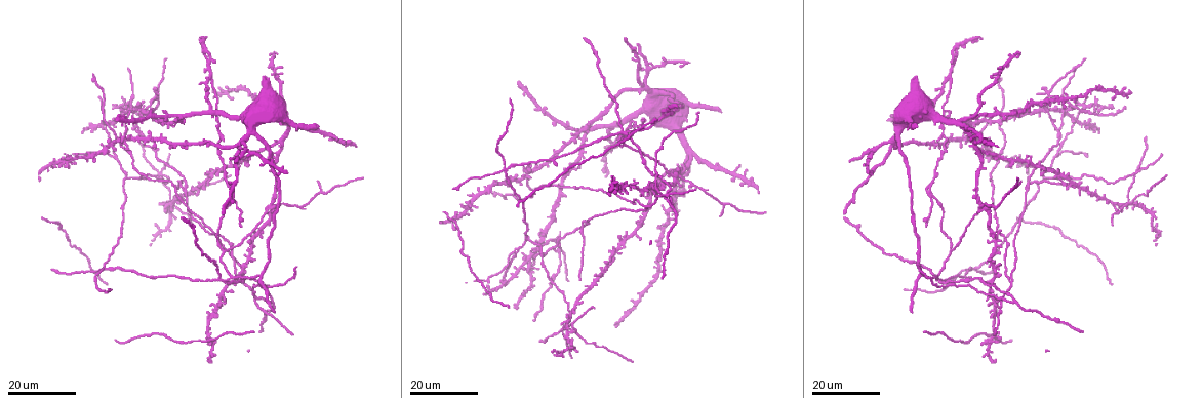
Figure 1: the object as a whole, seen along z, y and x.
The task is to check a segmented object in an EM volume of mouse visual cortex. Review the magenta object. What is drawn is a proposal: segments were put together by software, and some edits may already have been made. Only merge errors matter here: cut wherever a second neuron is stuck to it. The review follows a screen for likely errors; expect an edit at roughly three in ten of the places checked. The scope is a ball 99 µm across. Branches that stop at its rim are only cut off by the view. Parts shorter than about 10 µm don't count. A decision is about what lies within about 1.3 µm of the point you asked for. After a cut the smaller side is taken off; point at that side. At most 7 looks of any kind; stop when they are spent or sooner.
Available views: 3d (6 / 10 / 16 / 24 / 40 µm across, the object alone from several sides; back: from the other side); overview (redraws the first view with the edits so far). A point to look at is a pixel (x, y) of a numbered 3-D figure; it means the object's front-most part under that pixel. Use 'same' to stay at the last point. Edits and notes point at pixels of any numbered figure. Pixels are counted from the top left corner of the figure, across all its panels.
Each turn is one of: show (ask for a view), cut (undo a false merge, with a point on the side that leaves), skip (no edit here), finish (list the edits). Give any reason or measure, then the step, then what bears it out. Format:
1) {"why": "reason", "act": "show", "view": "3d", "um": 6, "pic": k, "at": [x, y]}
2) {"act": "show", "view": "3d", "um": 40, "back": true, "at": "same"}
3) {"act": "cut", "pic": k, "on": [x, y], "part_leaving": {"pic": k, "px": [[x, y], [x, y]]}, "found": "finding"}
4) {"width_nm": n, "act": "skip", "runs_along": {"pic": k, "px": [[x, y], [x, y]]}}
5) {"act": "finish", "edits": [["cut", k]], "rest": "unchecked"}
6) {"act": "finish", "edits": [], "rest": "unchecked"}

{"why": "branch point", "act": "show", "view": "3d", "um": 24, "pic": 1, "at": [220, 277]}

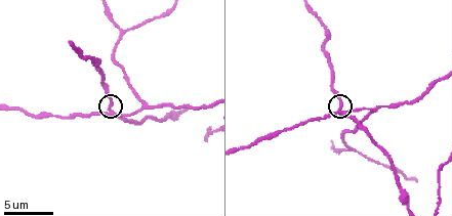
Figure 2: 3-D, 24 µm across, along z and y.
{"act": "show", "view": "3d", "um": 6, "pic": 2, "at": [107, 112]}

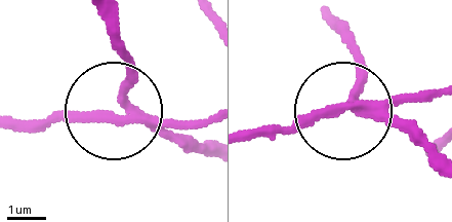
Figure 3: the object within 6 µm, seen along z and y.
{"arms": 3, "act": "cut", "pic": 3, "on": [136, 72], "found": "two neurons meet here"}

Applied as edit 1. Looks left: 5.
{"why": "branch point", "act": "show", "view": "3d", "um": 24, "pic": 1, "at": [585, 224]}

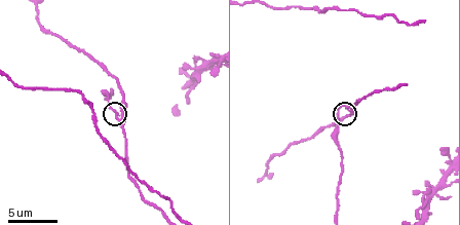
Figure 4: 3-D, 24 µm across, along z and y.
{"why": "closer look", "act": "show", "view": "3d", "um": 10, "pic": 4, "at": [346, 108]}

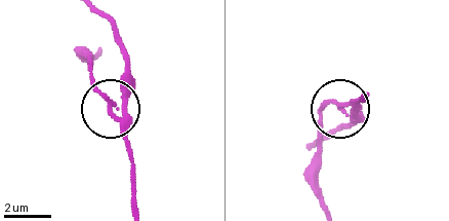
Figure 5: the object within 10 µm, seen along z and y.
{"act": "cut", "pic": 5, "on": [103, 97], "part_leaving": {"pic": 5, "px": [[353, 101], [327, 108], [319, 122], [321, 205]]}, "found": "two neurons meet here"}

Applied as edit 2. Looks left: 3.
{"why": "arms part here", "act": "show", "view": "3d", "um": 16, "pic": 1, "at": [127, 177]}

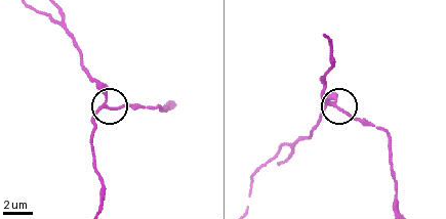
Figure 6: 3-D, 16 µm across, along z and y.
{"act": "show", "view": "3d", "um": 10, "pic": 6, "at": [336, 106]}

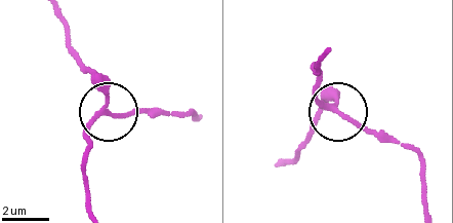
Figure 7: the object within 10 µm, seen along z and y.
{"act": "skip", "runs_along": {"pic": 7, "px": [[91, 205], [85, 138], [109, 99], [87, 71]]}, "found": "continuous, no second neuron"}

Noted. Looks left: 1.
{"act": "finish", "edits": [["cut", 3], ["cut", 5]], "rest": "unchecked"}

